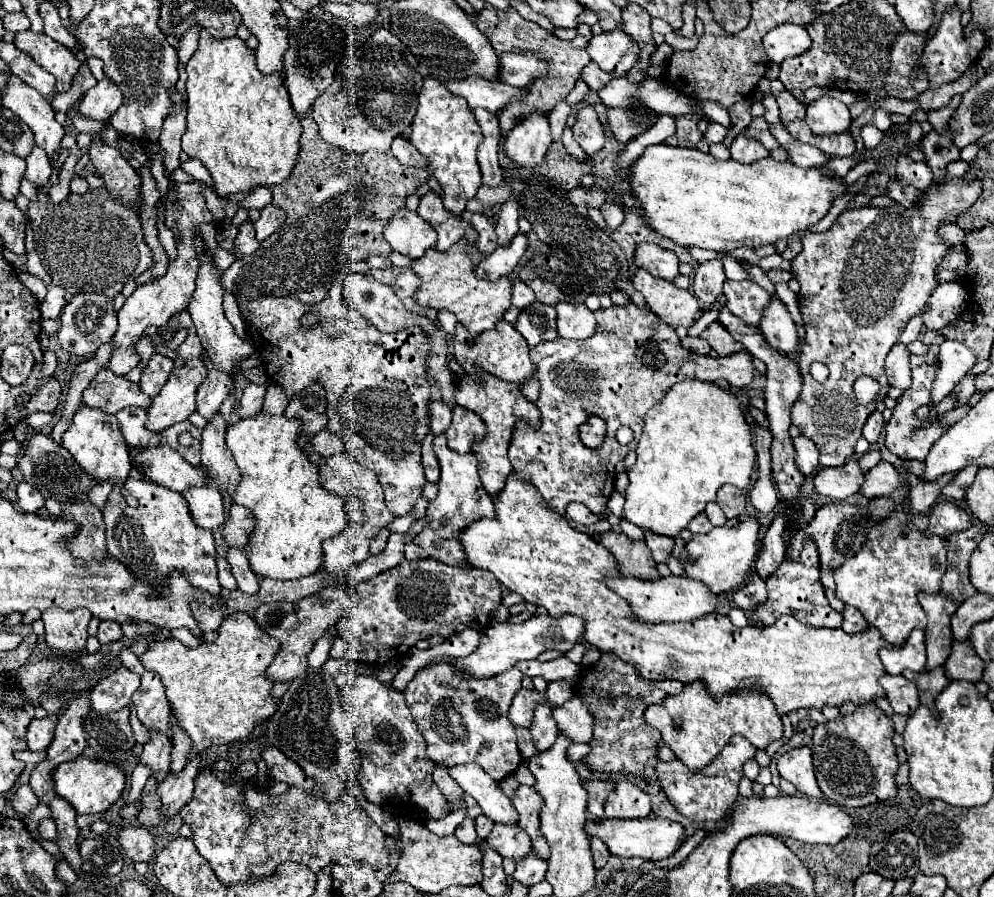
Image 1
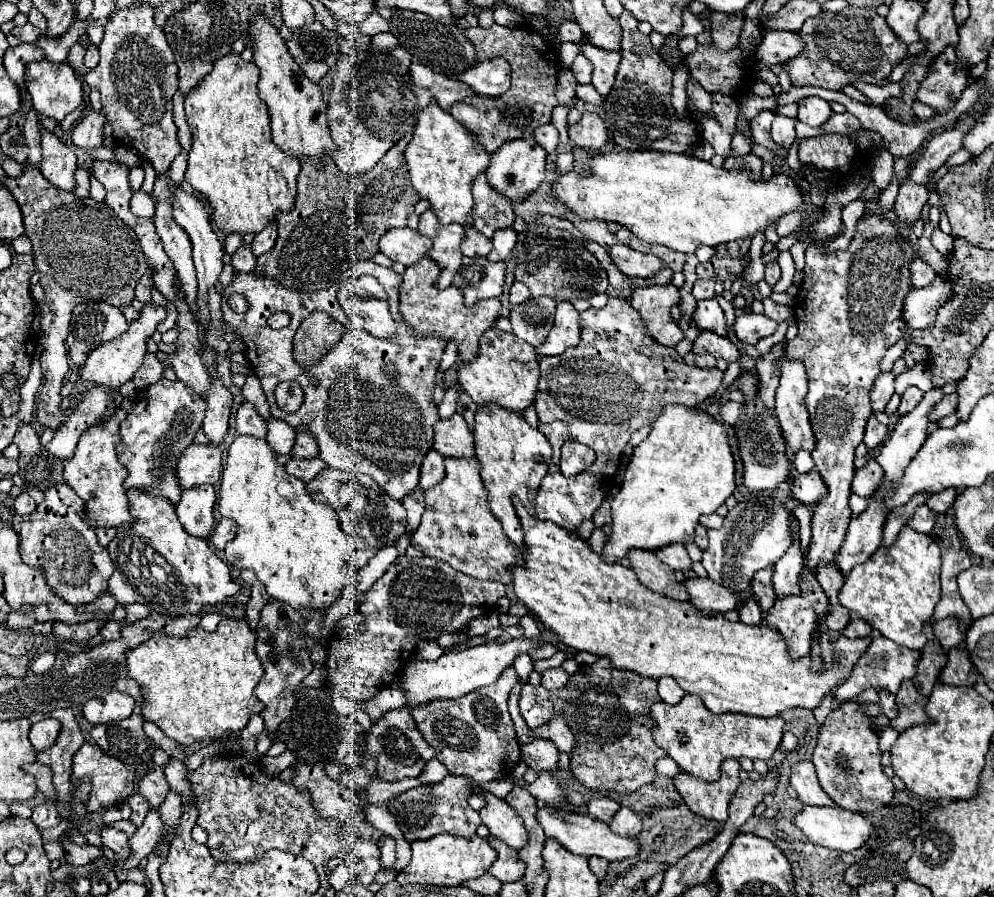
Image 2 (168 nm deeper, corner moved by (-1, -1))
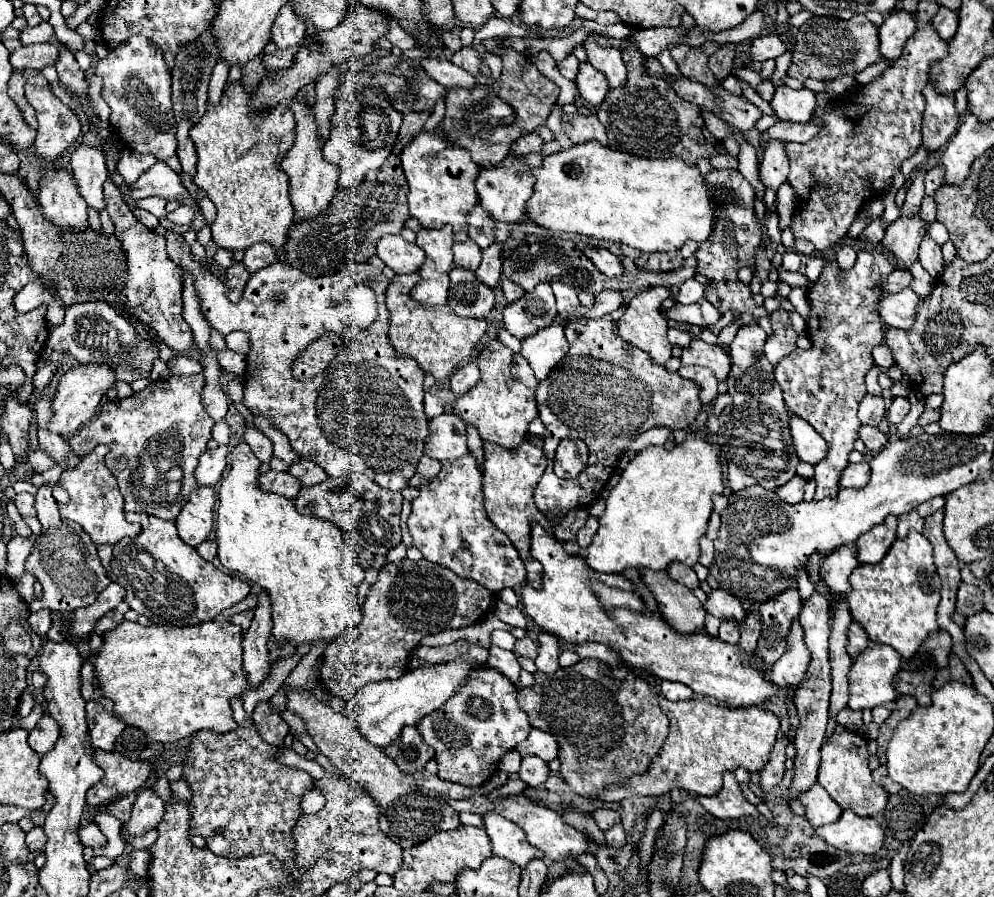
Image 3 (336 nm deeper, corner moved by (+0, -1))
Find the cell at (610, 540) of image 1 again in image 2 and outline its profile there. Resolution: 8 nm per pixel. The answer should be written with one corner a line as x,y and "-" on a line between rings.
634,549
628,553
628,559
632,563
634,573
638,575
638,579
650,587
656,589
672,599
680,599
680,601
688,601
688,593
684,591
682,583
676,581
674,571
670,567
664,567
664,563
660,563
660,559
656,559
654,553
650,551
642,551
642,549

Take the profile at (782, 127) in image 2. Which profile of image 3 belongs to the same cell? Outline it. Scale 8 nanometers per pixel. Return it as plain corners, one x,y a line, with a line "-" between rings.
771,139
767,143
763,159
759,163
759,175
761,175
761,181
767,187
775,189
775,191
787,179
787,175
789,175
789,157
787,157
783,141

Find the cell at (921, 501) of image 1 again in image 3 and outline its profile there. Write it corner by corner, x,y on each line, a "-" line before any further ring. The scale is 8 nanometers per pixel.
889,515
883,525
877,525
875,529
867,531
867,535
861,535
857,539
857,547
859,547
857,559
859,559
859,563
877,563
879,559
883,559
885,551
897,539
895,527
897,527
897,517

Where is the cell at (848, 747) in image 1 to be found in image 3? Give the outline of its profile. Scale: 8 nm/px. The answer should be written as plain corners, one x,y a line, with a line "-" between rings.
837,725
835,735
821,747
821,765
817,781
829,791
833,801
837,801
843,809
855,811
861,817
871,817
885,811
889,793
871,777
867,743
859,735
847,731
843,725

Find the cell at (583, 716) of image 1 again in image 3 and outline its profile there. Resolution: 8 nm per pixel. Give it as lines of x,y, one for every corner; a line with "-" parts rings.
531,727
527,739
517,745
517,751
521,755
539,755
545,761
553,761
553,759
557,759
559,745
549,731
541,731
537,727

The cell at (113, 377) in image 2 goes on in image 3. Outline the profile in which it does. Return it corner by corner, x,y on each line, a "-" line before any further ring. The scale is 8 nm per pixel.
87,363
87,365
79,365
79,367
73,367
71,371
67,371
61,377
59,387
57,387
57,393
53,397
55,415
51,419
51,431
61,433
61,435
69,435
75,429
79,429
81,425
85,425
95,415
101,397
115,383
117,383
115,369
111,365
105,365
105,363

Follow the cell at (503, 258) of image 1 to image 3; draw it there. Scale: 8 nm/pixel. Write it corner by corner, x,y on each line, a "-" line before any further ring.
455,267
451,273
449,305
459,317
487,317
495,305
495,291
477,281
475,271

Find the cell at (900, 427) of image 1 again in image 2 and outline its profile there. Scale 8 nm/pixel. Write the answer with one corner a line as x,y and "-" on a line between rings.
908,387
904,393
902,393
902,401
900,401
900,407
898,407
898,413
900,415
906,415
910,413
922,399
922,391
918,387

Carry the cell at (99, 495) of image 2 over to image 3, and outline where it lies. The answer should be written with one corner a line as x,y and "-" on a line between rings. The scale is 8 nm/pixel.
97,445
91,453
83,455
77,467
65,469
61,473
61,485
69,491
69,503
61,507
61,515
79,523
93,539
93,543
115,545
123,537
135,537
141,531
141,525
125,521
123,495
119,493
115,475
105,467
105,455
109,447

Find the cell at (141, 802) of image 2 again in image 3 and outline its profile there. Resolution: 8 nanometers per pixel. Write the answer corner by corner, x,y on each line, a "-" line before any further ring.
131,793
131,795
125,795
121,801
117,801
117,803
113,803
113,805
107,805
107,807
103,807
103,809
109,811
109,813
113,813
113,815
115,815
117,819
121,819
123,823
127,823
127,821
131,819
131,809
133,809
135,799
137,799
137,793

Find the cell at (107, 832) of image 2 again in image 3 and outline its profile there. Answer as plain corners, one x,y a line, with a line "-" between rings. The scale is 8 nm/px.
95,823
83,825
83,827
79,829
79,837
81,837
81,843
83,843
85,847
97,849
97,847
105,847
105,845
107,845
105,835
101,833
101,829
99,829

